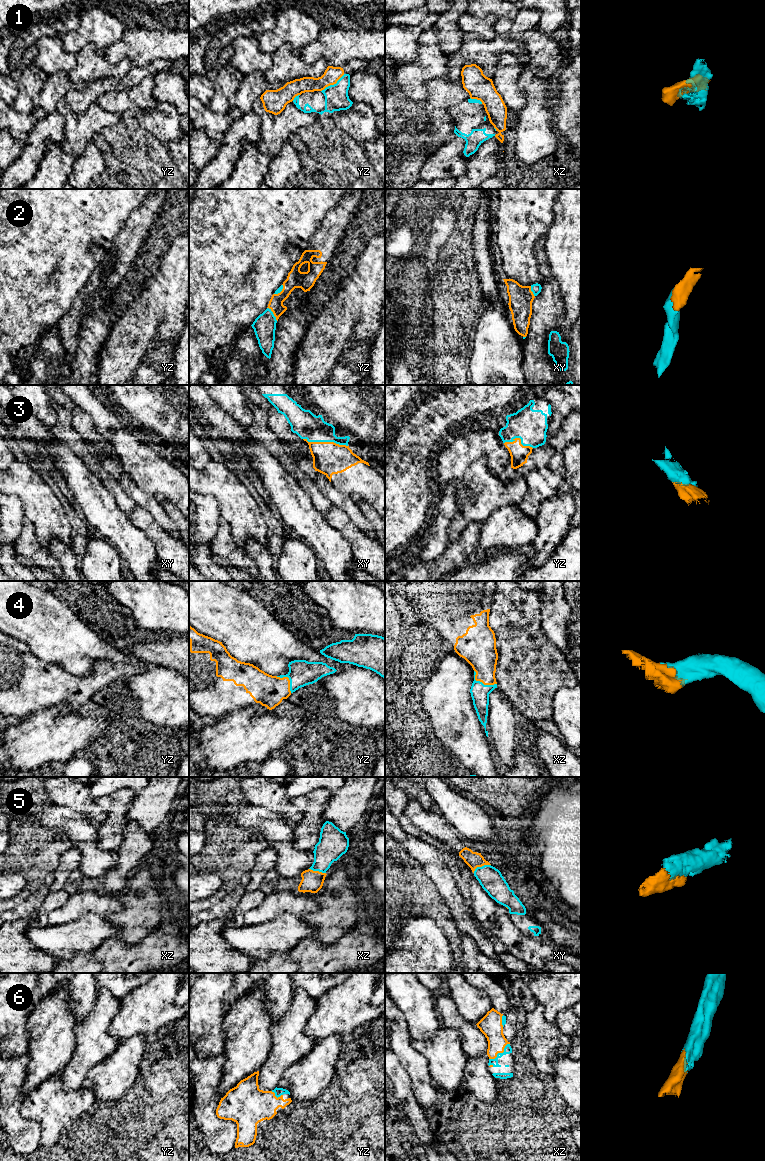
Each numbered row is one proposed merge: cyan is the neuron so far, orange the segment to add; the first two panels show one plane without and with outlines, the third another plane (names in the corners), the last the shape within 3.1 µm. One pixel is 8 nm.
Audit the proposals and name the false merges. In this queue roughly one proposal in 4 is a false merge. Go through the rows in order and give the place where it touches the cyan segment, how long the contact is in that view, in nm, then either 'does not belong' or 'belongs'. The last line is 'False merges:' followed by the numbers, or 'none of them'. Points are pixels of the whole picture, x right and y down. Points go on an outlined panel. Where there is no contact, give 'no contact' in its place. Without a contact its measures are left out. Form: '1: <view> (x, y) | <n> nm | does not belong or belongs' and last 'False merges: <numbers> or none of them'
1: yz (332, 85) | 240 nm | does not belong
2: yz (273, 314) | 140 nm | belongs
3: xy (325, 441) | 360 nm | belongs
4: xz (481, 682) | 220 nm | belongs
5: xy (482, 866) | 160 nm | belongs
6: xz (500, 1053) | 220 nm | belongs
False merges: 1

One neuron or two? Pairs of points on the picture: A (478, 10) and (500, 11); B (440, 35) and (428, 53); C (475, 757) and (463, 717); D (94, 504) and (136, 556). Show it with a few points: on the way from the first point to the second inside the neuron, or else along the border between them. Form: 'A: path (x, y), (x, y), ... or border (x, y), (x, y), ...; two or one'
A: path (483, 10), (495, 10); one
B: border (420, 43), (437, 44), (447, 56); two
C: path (471, 747), (463, 734), (463, 727); one
D: path (106, 517), (131, 543); one

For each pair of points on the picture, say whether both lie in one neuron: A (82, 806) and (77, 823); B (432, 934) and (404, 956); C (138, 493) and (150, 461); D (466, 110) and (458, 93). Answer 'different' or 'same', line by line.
A: different
B: same
C: different
D: different

